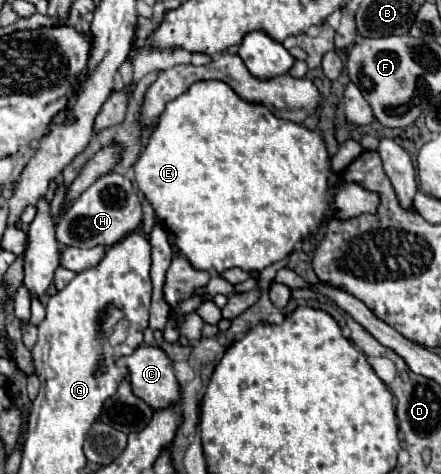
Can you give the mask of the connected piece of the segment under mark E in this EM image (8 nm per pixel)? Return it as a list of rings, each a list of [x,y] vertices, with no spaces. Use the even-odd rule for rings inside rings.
[[[221,80],[195,82],[185,94],[167,102],[167,106],[165,106],[163,114],[159,116],[159,122],[149,138],[147,148],[143,150],[143,154],[139,156],[139,160],[135,162],[133,168],[135,168],[135,182],[137,182],[139,190],[151,202],[159,222],[171,232],[179,252],[191,262],[191,266],[195,270],[207,270],[207,272],[223,272],[223,270],[235,268],[235,266],[245,272],[261,272],[263,268],[271,266],[273,262],[283,260],[295,248],[295,244],[299,240],[307,240],[307,238],[315,236],[319,232],[319,226],[323,222],[327,222],[327,218],[331,218],[331,214],[339,214],[339,218],[357,218],[359,214],[365,214],[365,212],[375,214],[375,210],[379,206],[379,194],[375,194],[371,190],[363,190],[363,186],[359,186],[357,182],[339,182],[339,174],[333,174],[333,170],[331,170],[327,146],[315,130],[309,130],[303,124],[297,124],[297,122],[291,122],[285,118],[277,118],[263,104],[247,102],[247,100],[239,98],[233,92],[233,88]]]

